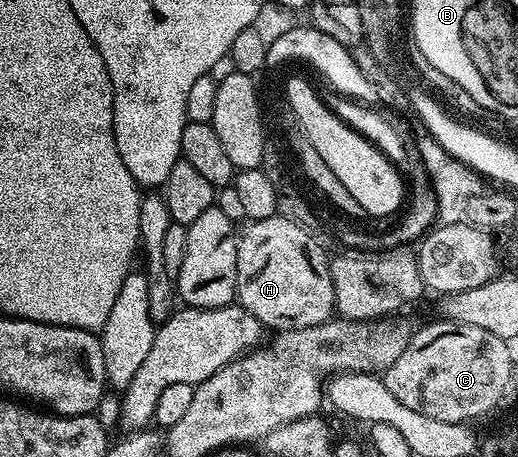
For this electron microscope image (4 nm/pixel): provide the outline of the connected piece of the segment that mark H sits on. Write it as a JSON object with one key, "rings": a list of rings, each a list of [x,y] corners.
{"rings":[[[267,217],[253,221],[249,229],[239,234],[236,242],[238,251],[238,275],[236,276],[236,301],[246,313],[260,321],[272,331],[285,329],[305,329],[322,325],[333,320],[336,313],[334,303],[334,279],[330,275],[330,257],[324,254],[322,246],[313,234],[308,233],[298,223],[290,223],[285,217]]]}

